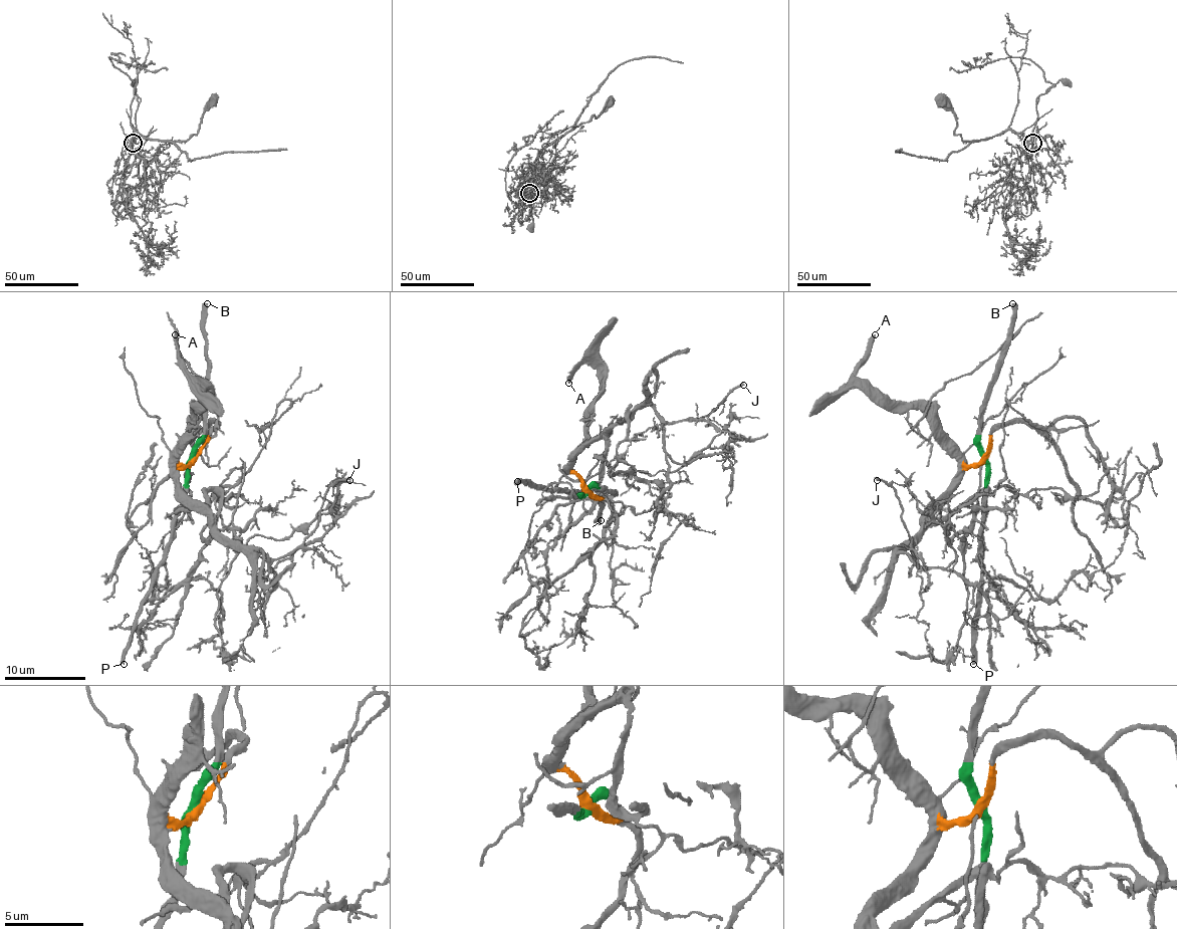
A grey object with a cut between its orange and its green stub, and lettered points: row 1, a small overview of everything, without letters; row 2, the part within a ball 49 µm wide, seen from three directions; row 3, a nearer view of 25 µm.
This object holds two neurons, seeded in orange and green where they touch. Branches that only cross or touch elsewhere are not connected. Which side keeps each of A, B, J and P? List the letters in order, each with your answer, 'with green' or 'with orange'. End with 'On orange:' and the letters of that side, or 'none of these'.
A: with orange
B: with green
J: with orange
P: with green
On orange: A, J

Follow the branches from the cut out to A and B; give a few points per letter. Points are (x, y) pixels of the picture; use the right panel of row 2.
A: (985, 458), (971, 464), (960, 460), (956, 446), (922, 411), (900, 409), (859, 381), (855, 373), (875, 333)
B: (985, 458), (979, 440), (979, 413), (999, 365), (1013, 313), (1011, 303)

